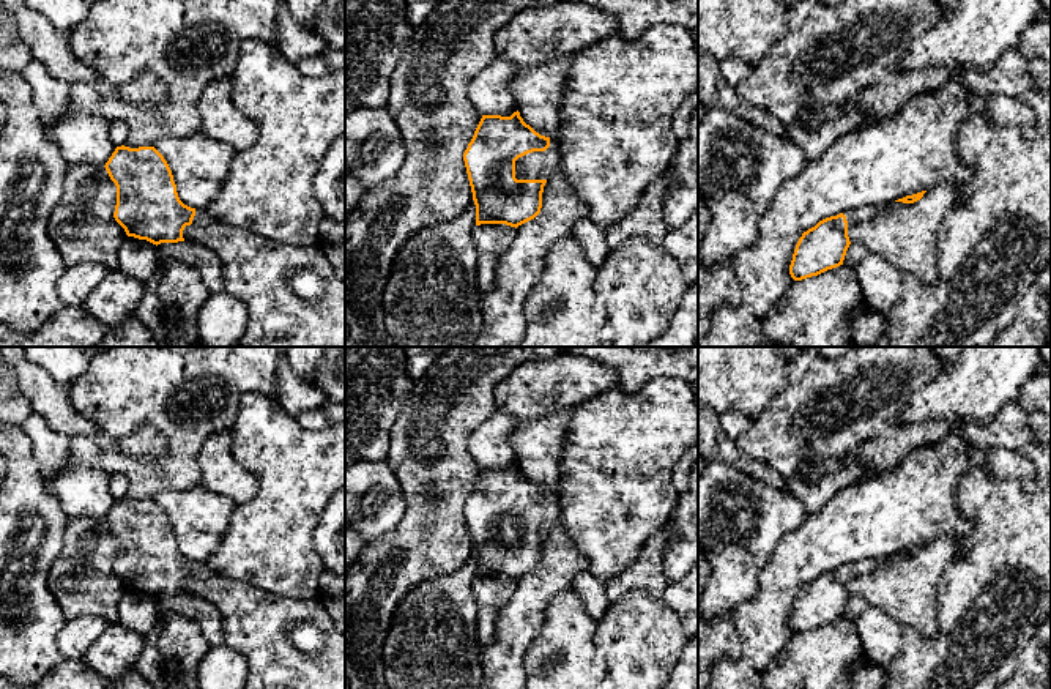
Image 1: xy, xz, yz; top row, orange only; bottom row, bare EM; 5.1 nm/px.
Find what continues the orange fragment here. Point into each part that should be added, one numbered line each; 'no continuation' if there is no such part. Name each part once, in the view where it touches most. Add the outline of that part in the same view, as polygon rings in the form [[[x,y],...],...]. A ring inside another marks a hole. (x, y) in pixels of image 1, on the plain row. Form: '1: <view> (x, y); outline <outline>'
1: xz (539, 517); outline [[[550,492],[550,500],[545,505],[533,505],[515,514],[517,533],[547,533],[559,519],[561,493]]]

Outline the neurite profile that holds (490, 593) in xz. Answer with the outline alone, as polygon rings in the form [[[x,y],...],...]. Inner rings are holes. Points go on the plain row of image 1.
[[[481,577],[473,583],[473,596],[477,604],[479,642],[488,646],[495,640],[500,612],[511,601],[517,582],[506,577]]]

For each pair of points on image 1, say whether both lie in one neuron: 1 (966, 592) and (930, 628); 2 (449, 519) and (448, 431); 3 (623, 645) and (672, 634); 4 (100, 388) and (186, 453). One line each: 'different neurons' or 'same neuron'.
1: different neurons
2: same neuron
3: same neuron
4: same neuron

